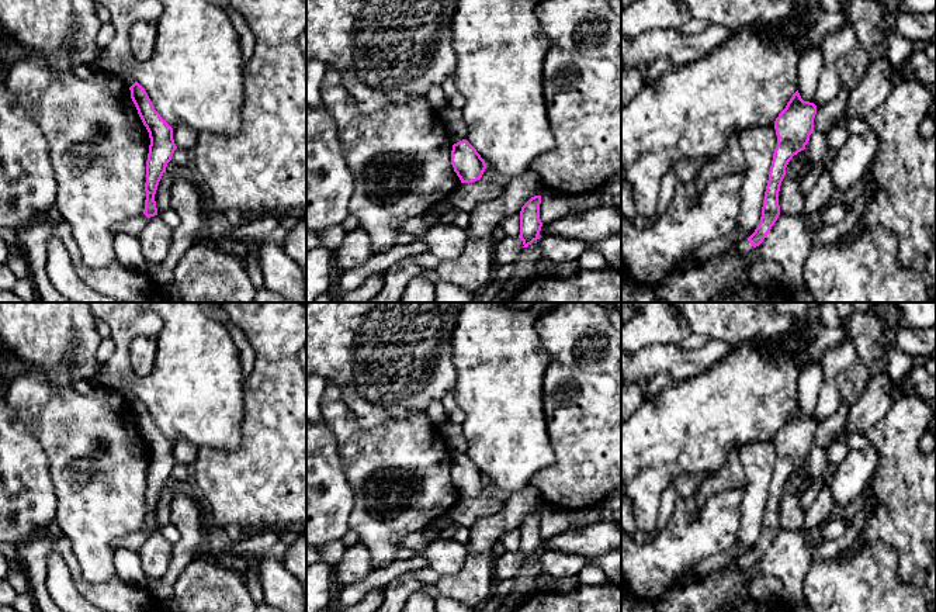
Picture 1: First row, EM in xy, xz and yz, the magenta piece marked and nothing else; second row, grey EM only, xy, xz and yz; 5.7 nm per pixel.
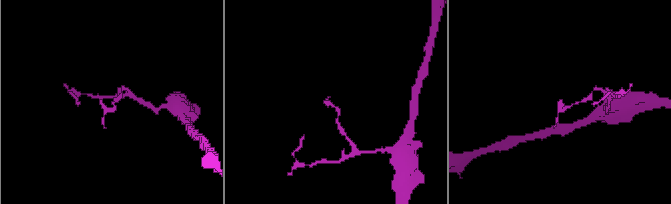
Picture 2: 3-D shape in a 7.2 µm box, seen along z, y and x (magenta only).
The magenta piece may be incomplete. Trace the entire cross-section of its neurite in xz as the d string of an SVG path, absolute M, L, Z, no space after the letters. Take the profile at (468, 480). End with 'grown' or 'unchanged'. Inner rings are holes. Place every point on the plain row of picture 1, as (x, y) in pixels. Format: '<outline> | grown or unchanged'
M467 454L453 460L451 480L461 498L479 495L486 484L485 476Z | unchanged

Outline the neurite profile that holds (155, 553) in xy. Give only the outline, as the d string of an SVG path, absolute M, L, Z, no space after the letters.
M160 529L148 533L138 554L149 584L159 581L167 571L171 560L173 544L162 535Z

